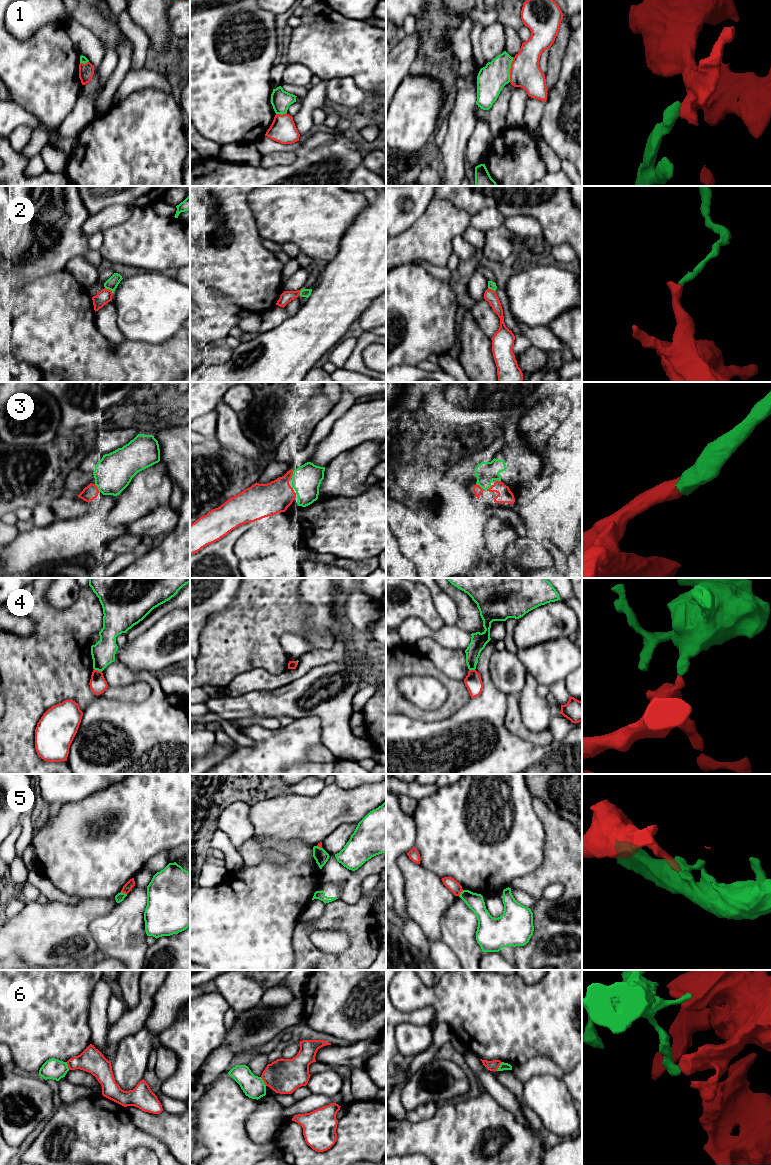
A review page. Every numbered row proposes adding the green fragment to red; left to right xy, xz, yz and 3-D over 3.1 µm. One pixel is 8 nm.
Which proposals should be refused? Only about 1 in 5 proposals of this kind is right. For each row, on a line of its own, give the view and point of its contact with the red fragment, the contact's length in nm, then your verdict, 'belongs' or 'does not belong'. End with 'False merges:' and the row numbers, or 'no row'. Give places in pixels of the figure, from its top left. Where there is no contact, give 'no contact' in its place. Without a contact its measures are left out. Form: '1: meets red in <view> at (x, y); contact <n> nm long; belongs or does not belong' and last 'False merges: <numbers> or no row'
1: meets red in yz at (510, 69); contact 200 nm long; does not belong
2: meets red in xy at (108, 289); contact 80 nm long; does not belong
3: meets red in yz at (479, 486); contact 90 nm long; belongs
4: meets red in xy at (97, 670); contact 70 nm long; does not belong
5: meets red in xy at (124, 892); contact 50 nm long; does not belong
6: meets red in xz at (263, 1080); contact 90 nm long; does not belong
False merges: 1, 2, 4, 5, 6

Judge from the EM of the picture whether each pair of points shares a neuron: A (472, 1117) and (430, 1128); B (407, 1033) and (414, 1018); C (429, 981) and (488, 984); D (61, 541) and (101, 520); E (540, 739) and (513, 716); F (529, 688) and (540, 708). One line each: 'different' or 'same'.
A: same
B: different
C: different
D: same
E: same
F: same

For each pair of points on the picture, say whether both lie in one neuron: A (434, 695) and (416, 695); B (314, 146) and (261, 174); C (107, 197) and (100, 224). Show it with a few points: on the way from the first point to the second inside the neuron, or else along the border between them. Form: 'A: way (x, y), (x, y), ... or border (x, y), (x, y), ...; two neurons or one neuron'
A: way (430, 695), (420, 695); one neuron
B: way (303, 160), (289, 174), (275, 174); one neuron
C: border (128, 207), (109, 205), (90, 215); two neurons

